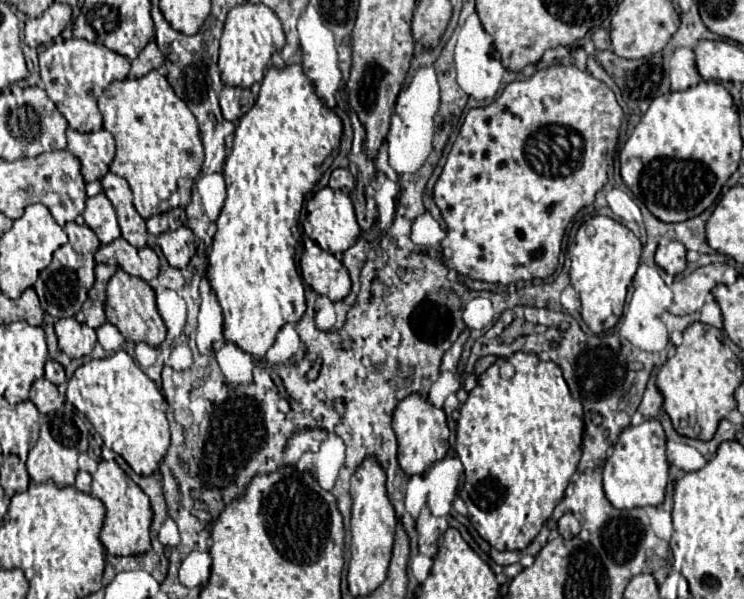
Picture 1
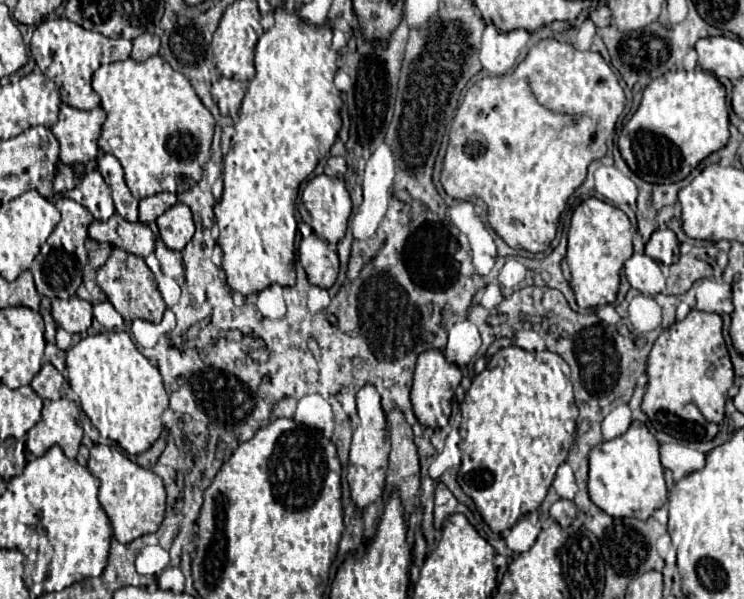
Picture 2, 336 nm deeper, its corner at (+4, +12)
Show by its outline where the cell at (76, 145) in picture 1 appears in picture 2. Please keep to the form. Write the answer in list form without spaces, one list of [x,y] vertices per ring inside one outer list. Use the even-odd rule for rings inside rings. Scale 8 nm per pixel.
[[[61,104],[59,122],[51,126],[53,136],[59,140],[59,160],[65,164],[95,160],[99,152],[97,140],[103,122],[105,122],[105,112],[101,106],[85,112]]]

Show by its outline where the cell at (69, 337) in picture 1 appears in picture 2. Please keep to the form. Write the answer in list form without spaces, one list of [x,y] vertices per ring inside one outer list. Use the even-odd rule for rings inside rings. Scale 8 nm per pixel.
[[[71,296],[67,300],[53,298],[53,318],[57,324],[67,330],[69,334],[83,334],[89,330],[93,320],[93,306],[87,300],[81,300],[79,296]]]

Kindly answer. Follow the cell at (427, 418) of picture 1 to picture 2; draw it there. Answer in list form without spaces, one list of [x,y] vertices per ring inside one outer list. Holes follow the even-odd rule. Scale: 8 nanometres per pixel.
[[[431,348],[427,352],[423,352],[417,360],[417,368],[415,368],[415,376],[413,376],[413,388],[411,388],[411,402],[413,402],[413,410],[417,420],[423,426],[431,426],[431,428],[443,428],[449,420],[451,414],[451,400],[455,394],[453,384],[459,384],[463,378],[463,372],[457,364],[447,362],[443,350]]]

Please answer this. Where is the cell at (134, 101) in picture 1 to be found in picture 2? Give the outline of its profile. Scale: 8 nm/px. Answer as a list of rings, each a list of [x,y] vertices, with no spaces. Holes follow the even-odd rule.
[[[151,56],[145,62],[127,58],[123,62],[103,64],[95,72],[93,88],[107,112],[107,120],[101,128],[99,148],[107,154],[113,154],[121,162],[125,170],[125,182],[137,200],[159,192],[183,192],[201,180],[201,170],[211,152],[215,118],[201,104],[199,96],[193,92],[193,86],[185,76],[181,76],[181,72],[173,70],[161,56]],[[189,150],[195,150],[195,156],[189,156]]]

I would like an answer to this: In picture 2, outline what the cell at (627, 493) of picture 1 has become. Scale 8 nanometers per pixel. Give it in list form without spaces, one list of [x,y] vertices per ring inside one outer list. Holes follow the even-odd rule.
[[[633,422],[623,436],[591,448],[587,488],[591,502],[613,518],[647,520],[667,502],[663,466],[659,462],[659,444],[645,424]]]

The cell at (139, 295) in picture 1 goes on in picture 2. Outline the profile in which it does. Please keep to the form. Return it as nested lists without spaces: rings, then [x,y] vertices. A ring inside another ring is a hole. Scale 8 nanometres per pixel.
[[[113,248],[113,254],[109,256],[109,260],[97,270],[97,284],[107,294],[115,310],[125,318],[125,322],[133,322],[137,318],[143,318],[149,322],[161,322],[167,306],[157,290],[155,276],[147,268],[143,258],[133,256],[131,252],[125,252],[121,248]]]

